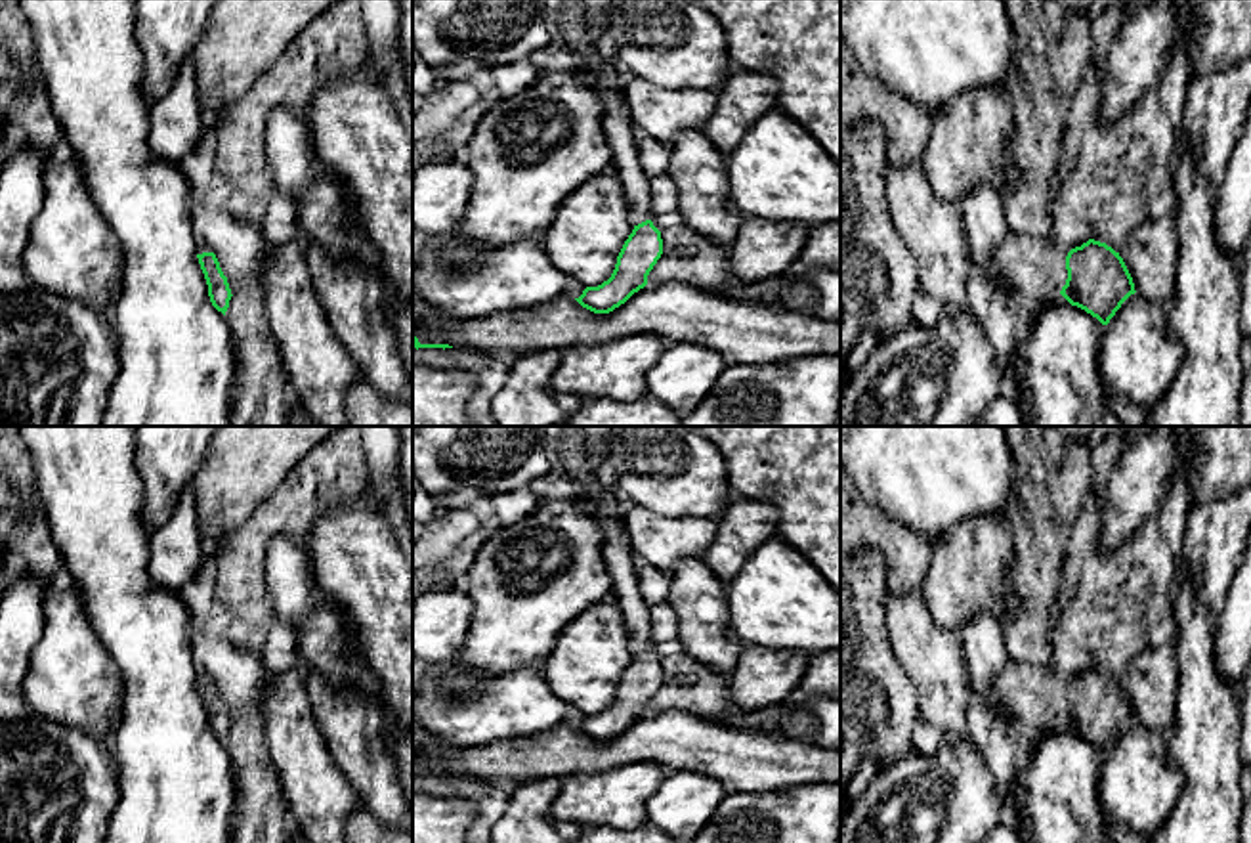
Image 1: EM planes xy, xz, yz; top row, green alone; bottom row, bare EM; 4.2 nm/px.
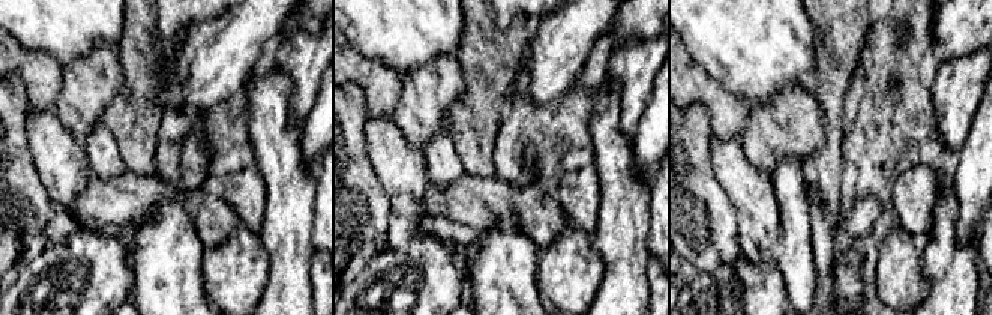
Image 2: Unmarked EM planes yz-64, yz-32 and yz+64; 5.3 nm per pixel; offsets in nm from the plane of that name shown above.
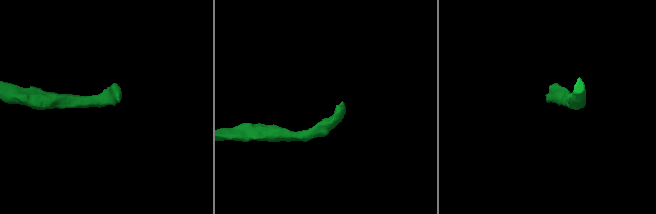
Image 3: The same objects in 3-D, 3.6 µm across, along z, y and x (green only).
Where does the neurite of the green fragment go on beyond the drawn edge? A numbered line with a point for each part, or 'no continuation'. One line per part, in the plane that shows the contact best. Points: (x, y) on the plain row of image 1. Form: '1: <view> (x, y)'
1: yz (1034, 696)

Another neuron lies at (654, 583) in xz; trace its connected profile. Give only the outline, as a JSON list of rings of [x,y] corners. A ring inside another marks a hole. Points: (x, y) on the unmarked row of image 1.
[[[651,564],[638,572],[638,589],[649,608],[668,602],[670,585],[672,575]]]

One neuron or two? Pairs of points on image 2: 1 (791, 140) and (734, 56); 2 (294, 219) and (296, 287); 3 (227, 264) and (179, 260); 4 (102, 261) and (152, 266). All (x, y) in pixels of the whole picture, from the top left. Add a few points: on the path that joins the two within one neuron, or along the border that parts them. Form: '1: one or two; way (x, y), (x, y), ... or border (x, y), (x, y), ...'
1: two; border (796, 83), (755, 102), (745, 102), (730, 92)
2: one; way (293, 236), (293, 270)
3: two; border (204, 249), (203, 288), (209, 297)
4: two; border (129, 258), (132, 287)

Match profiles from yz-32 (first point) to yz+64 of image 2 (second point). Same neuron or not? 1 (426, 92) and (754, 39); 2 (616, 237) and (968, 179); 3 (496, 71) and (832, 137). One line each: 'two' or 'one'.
1: two
2: two
3: one

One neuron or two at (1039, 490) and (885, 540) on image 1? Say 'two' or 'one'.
two

